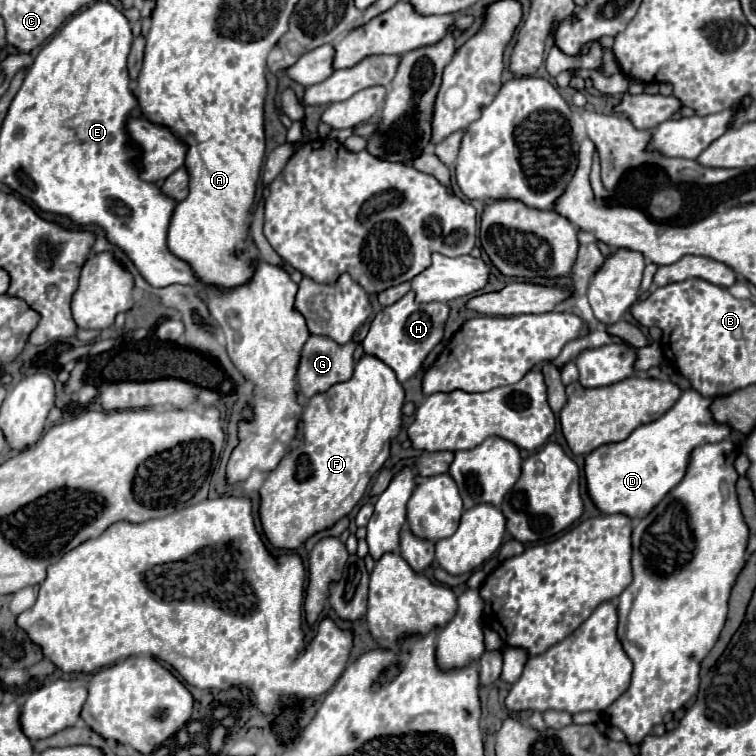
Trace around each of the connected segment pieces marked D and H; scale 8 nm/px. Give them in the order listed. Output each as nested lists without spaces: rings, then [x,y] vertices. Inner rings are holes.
[[[695,389],[683,391],[679,401],[657,421],[637,427],[621,443],[601,445],[585,459],[587,489],[593,503],[607,515],[623,513],[643,519],[685,477],[691,451],[705,443],[717,443],[731,435],[731,425],[717,423],[711,413],[715,397],[703,397]]]
[[[409,291],[403,299],[385,307],[381,313],[377,313],[363,341],[365,353],[385,361],[397,373],[397,379],[403,383],[421,369],[423,359],[443,339],[447,317],[449,317],[447,303],[417,303],[415,293]]]

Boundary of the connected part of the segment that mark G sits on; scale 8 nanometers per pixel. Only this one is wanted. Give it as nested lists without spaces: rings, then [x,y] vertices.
[[[309,335],[307,343],[301,349],[301,359],[297,365],[297,387],[299,391],[309,399],[321,391],[327,391],[331,385],[341,383],[351,379],[353,375],[353,351],[355,351],[353,341],[339,345],[335,343],[331,337],[323,337],[323,335]]]

